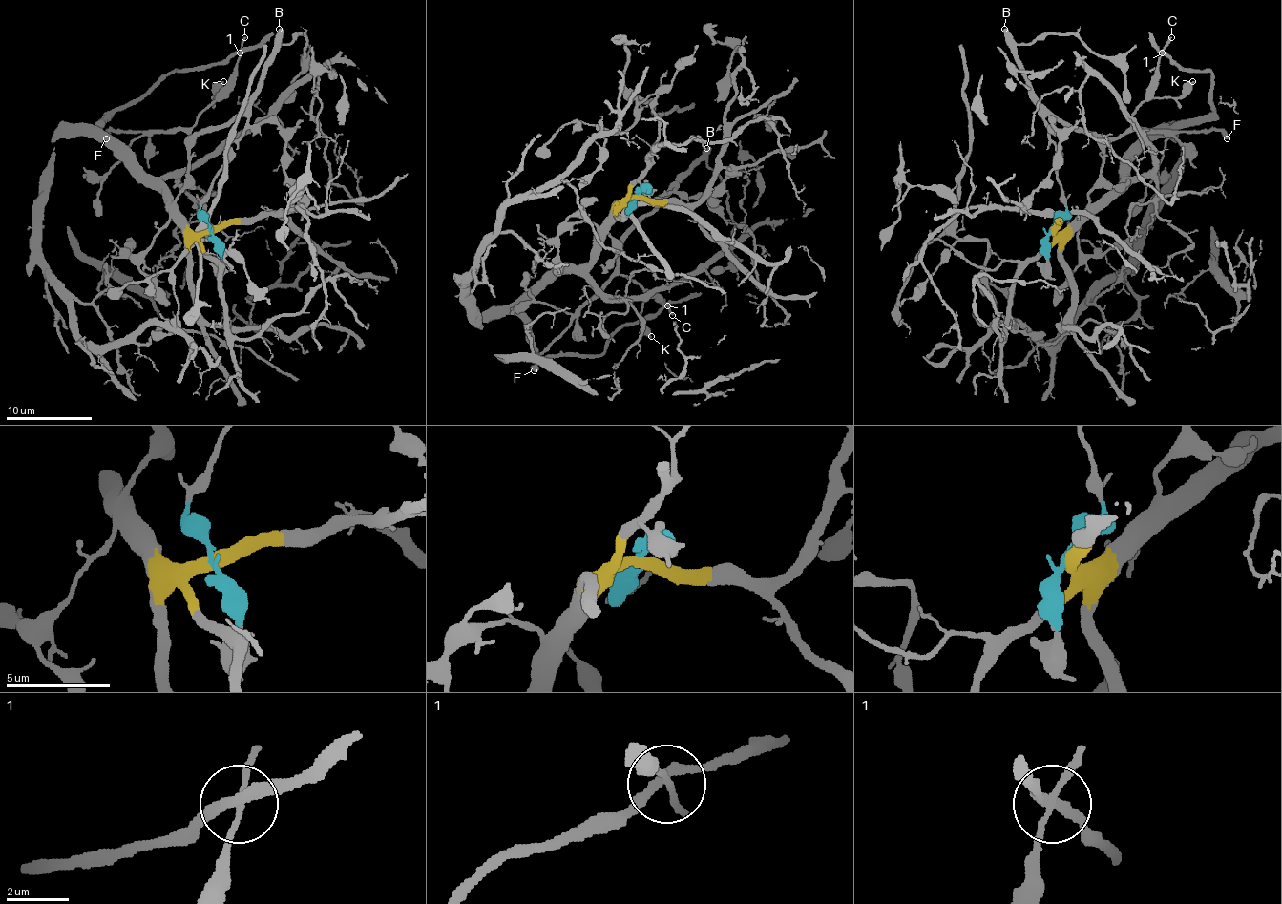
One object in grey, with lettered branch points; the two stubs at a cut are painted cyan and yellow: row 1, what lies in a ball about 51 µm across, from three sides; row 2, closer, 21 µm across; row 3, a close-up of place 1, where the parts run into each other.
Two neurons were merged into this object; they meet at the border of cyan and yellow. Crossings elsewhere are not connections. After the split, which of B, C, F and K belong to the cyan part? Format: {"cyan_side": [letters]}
{"cyan_side": ["B", "C", "F", "K"]}

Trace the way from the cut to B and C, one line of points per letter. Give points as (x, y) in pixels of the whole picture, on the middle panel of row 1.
B: (639, 195), (627, 210), (640, 201), (656, 199), (673, 191), (703, 158), (707, 148)
C: (639, 195), (627, 210), (675, 188), (625, 238), (619, 272), (656, 296), (673, 315)

